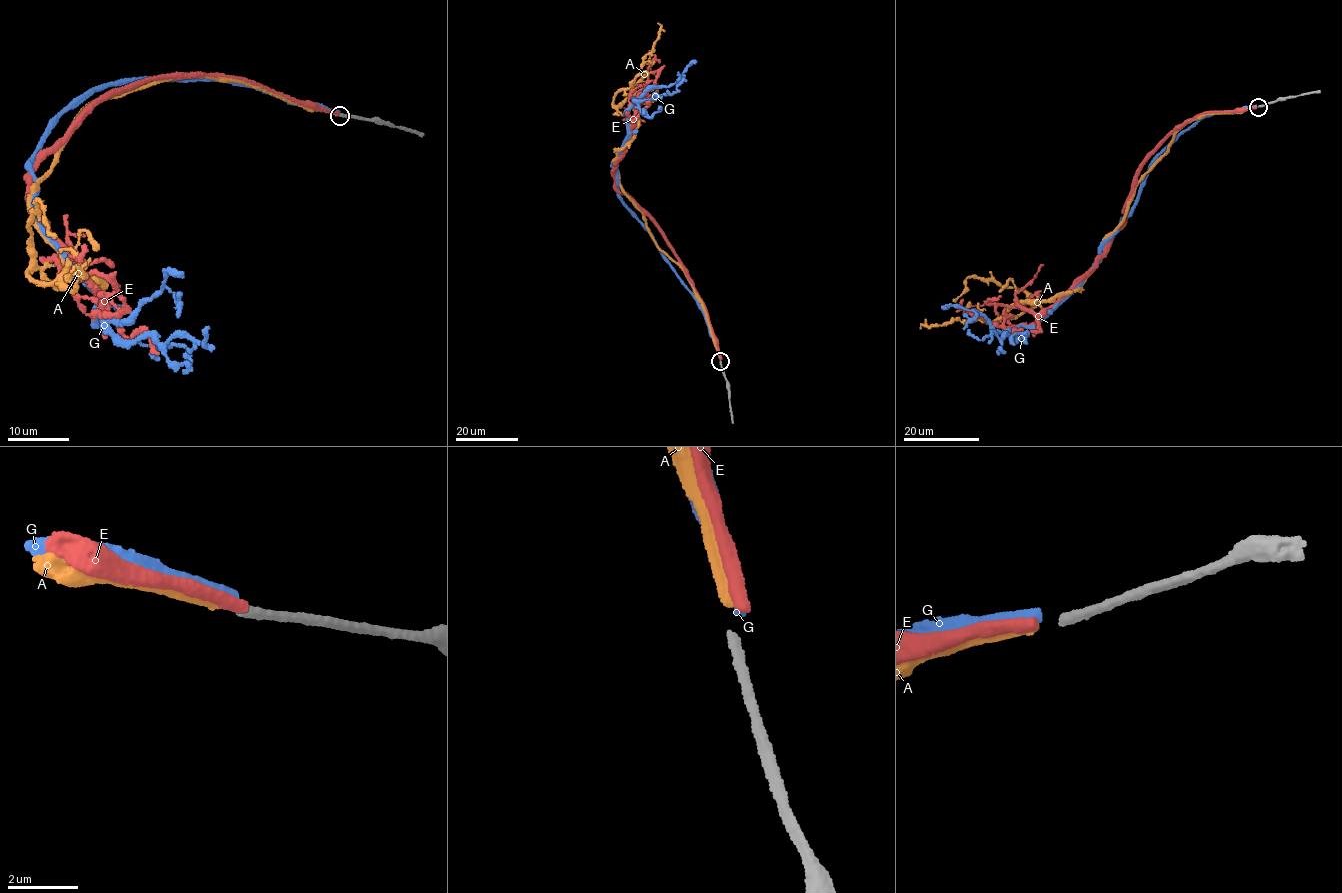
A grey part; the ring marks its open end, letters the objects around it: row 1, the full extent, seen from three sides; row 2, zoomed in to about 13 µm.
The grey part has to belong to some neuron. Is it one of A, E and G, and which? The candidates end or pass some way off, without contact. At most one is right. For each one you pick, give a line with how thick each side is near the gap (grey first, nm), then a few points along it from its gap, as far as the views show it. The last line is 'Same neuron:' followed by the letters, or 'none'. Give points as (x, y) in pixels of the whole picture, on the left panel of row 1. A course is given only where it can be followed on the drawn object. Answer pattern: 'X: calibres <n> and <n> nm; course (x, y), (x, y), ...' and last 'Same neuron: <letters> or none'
A: calibres 240 and 320 nm; course (337, 114), (189, 74), (90, 103), (30, 216), (102, 283), (65, 268), (33, 282), (38, 200), (57, 236)
Same neuron: A

